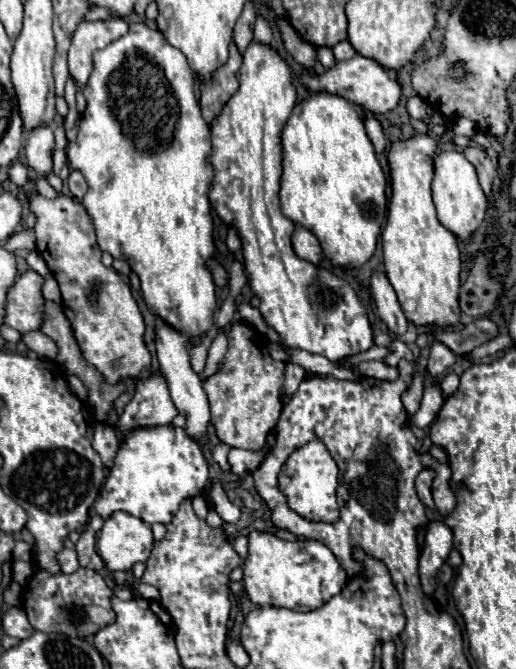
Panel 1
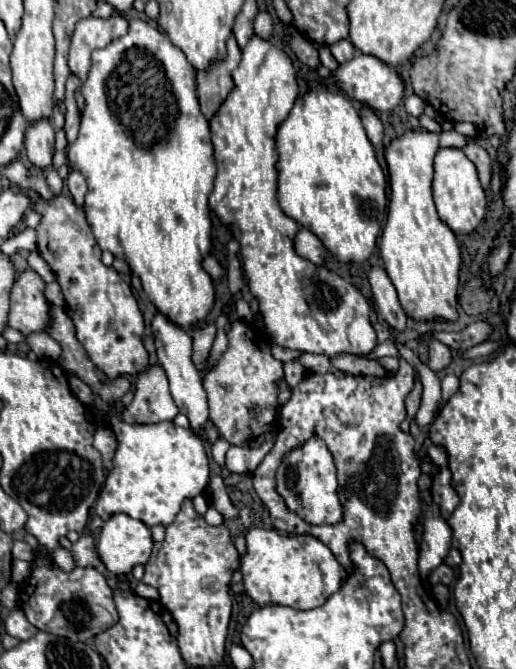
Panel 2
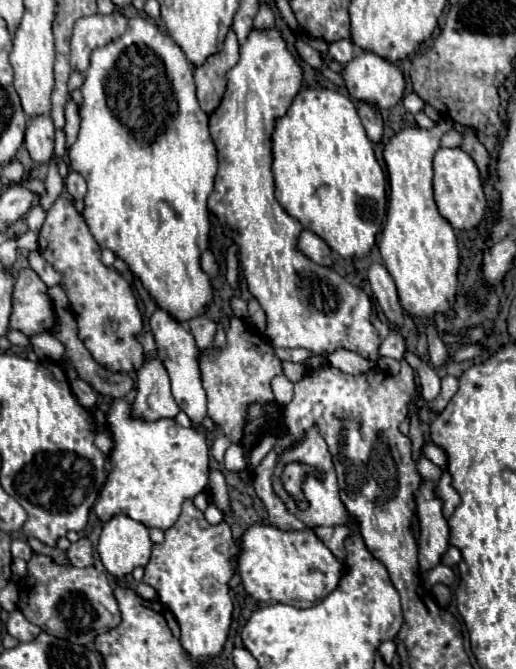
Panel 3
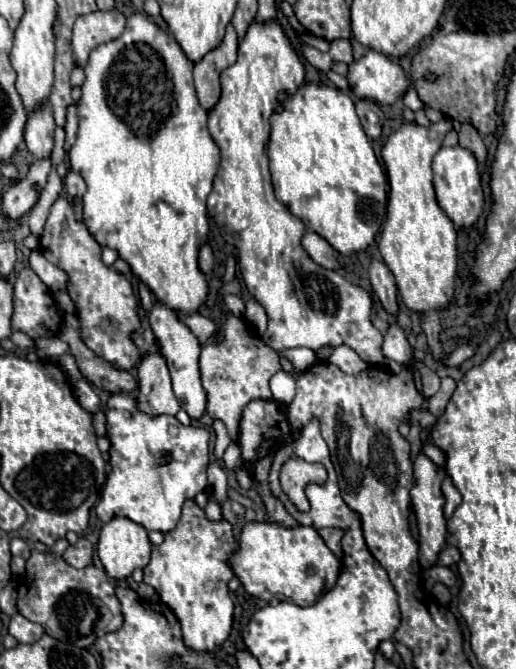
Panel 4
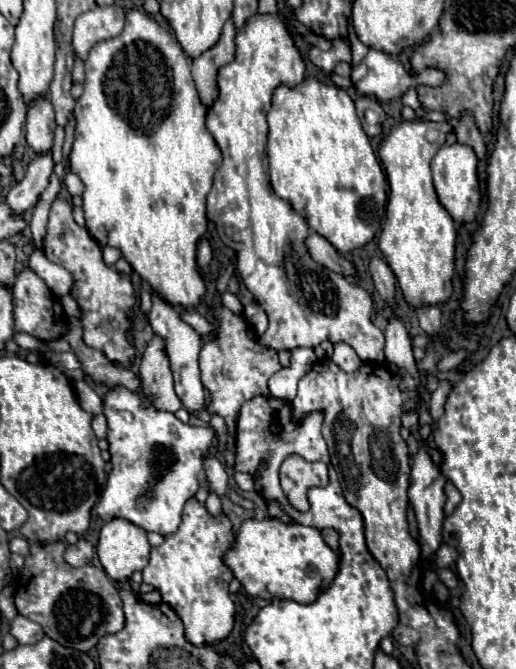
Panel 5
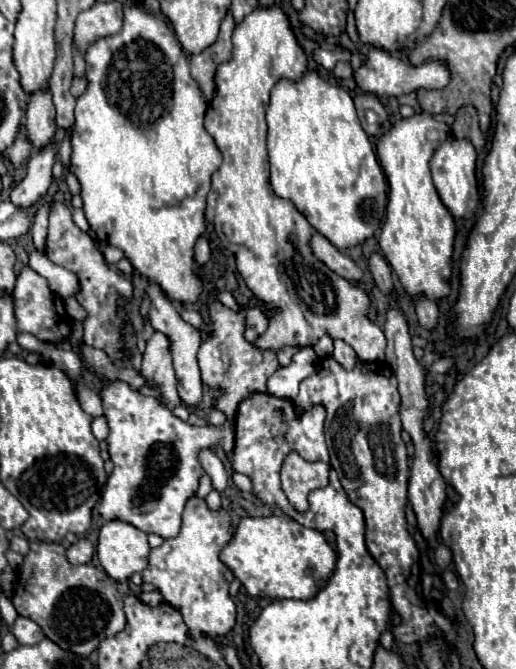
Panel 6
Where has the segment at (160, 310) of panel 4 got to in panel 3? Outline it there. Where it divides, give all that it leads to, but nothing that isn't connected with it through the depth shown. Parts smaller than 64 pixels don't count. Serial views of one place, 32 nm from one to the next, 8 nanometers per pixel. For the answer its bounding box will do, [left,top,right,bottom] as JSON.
[150,308,206,424]

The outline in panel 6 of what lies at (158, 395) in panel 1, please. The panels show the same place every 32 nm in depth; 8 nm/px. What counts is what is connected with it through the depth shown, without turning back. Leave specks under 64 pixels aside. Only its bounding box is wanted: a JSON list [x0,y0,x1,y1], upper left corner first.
[140,332,180,408]

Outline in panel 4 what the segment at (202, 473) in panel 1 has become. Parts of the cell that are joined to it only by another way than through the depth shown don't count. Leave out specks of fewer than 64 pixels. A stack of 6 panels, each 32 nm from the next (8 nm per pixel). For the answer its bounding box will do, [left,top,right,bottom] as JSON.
[96,392,212,532]

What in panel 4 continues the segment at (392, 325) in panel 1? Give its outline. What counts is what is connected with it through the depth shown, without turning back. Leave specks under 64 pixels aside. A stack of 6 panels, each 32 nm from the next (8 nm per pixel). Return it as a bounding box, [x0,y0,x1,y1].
[368,260,398,316]

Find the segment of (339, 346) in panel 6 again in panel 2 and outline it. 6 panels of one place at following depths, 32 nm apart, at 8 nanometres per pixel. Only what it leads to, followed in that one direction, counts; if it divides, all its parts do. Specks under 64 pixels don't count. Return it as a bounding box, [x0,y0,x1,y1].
[330,354,386,376]

